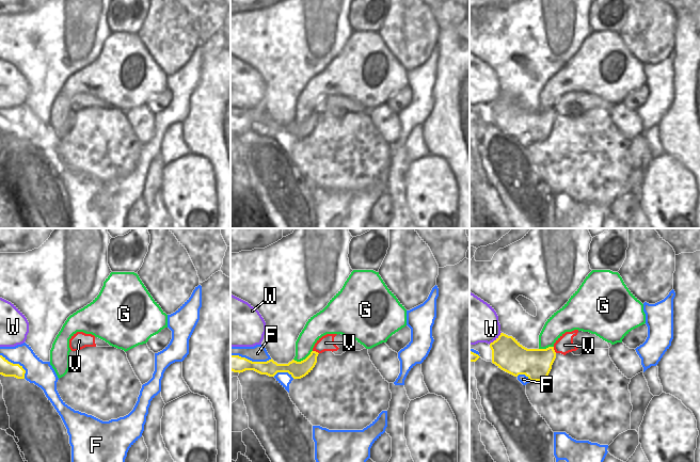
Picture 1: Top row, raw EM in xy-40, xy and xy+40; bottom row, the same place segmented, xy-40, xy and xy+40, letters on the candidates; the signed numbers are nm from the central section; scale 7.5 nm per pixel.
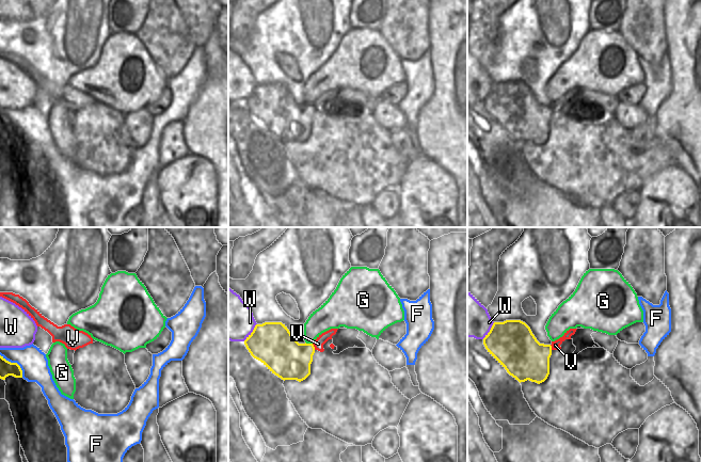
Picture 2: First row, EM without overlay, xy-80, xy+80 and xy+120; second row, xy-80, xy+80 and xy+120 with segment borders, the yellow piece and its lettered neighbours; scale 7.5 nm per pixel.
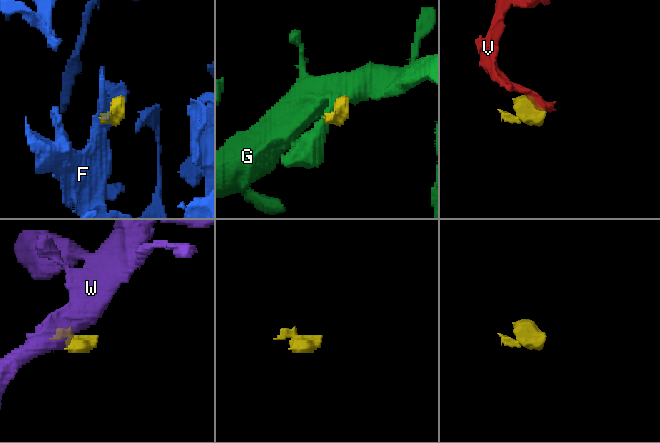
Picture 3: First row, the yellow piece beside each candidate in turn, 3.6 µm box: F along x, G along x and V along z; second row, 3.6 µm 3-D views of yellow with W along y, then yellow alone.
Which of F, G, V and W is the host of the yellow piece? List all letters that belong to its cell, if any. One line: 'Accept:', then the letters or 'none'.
Accept: none

